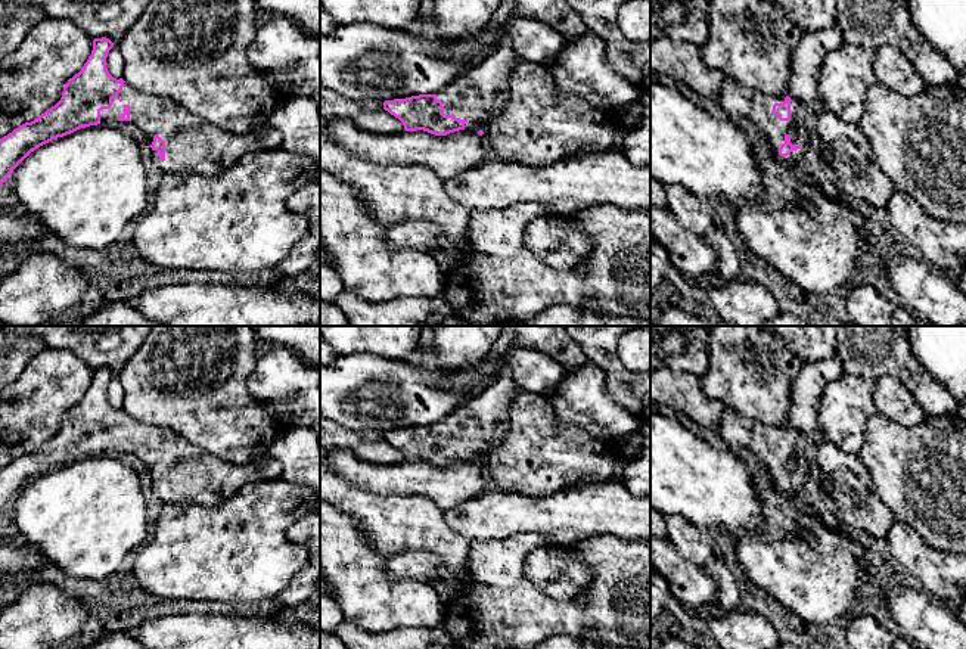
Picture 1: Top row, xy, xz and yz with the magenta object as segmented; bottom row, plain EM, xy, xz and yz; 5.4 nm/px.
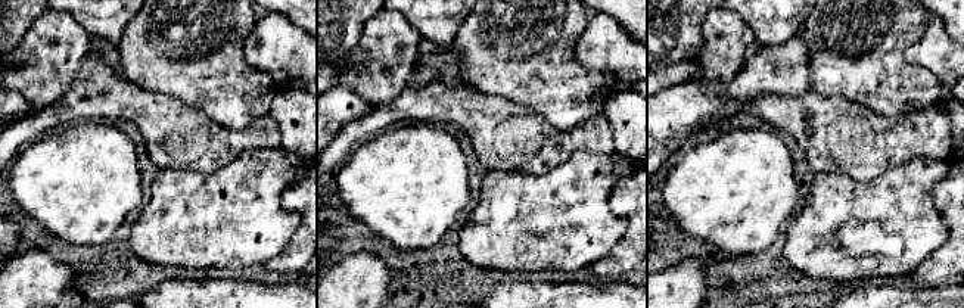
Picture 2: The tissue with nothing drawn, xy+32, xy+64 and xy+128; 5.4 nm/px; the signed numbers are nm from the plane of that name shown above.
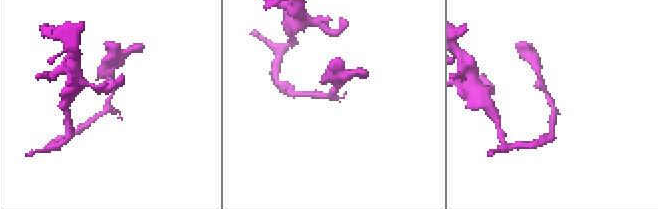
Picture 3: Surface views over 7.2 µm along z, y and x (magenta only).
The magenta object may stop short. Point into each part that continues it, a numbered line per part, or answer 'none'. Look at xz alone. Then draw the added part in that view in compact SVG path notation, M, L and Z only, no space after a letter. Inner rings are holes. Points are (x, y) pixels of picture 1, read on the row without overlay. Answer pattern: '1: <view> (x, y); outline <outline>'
1: xz (481, 425); outline M501 372L500 376L475 394L468 406L460 406L444 420L435 423L442 432L444 445L466 450L465 462L478 465L488 475L485 453L504 438L509 428L510 404L519 394L512 375Z

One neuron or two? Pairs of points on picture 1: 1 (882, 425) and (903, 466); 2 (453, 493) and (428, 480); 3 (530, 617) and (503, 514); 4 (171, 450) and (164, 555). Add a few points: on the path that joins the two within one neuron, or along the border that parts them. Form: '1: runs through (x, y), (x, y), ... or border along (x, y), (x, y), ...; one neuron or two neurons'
1: runs through (882, 435), (897, 456); one neuron
2: runs through (447, 487), (434, 481); one neuron
3: border along (543, 531), (475, 542); two neurons
4: border along (164, 503), (199, 503), (202, 506); two neurons

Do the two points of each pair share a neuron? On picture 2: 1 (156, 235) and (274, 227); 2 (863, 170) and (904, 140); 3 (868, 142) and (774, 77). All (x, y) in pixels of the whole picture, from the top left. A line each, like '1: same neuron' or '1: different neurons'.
1: same neuron
2: same neuron
3: different neurons

